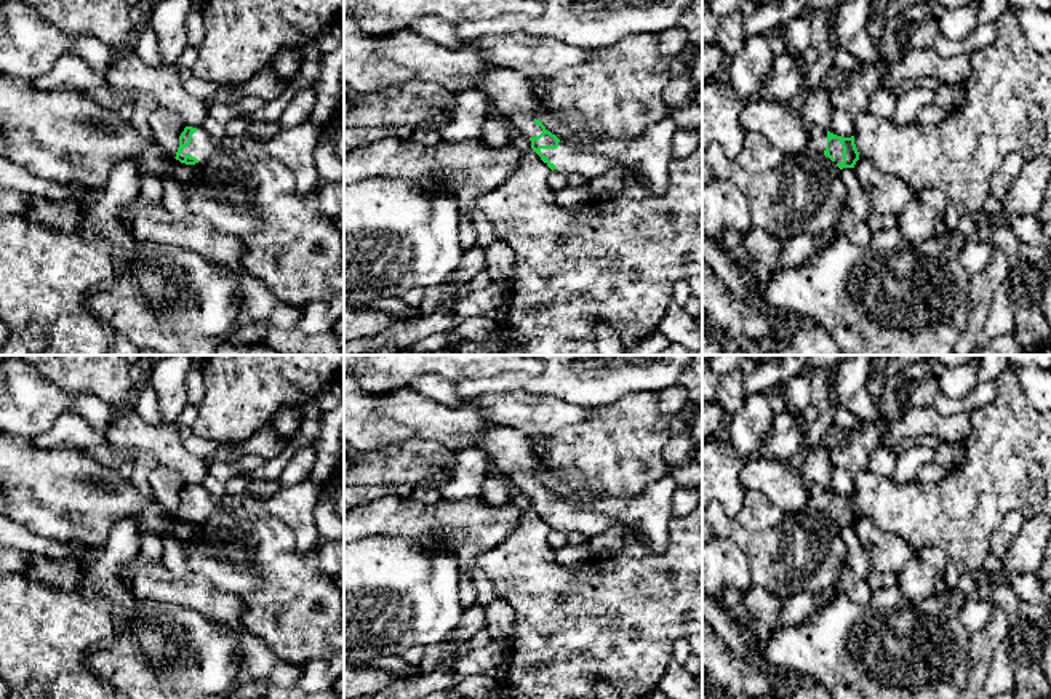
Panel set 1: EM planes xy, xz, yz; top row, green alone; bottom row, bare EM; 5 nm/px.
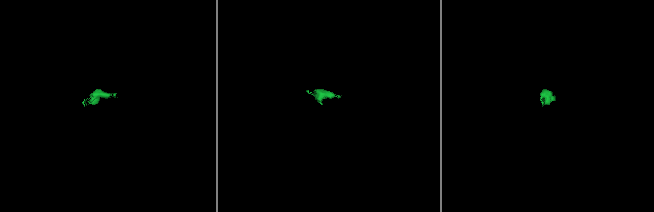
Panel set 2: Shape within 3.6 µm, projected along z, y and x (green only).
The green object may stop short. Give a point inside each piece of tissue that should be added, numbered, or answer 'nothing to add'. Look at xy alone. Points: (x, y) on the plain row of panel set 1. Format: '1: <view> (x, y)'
1: xy (295, 506)

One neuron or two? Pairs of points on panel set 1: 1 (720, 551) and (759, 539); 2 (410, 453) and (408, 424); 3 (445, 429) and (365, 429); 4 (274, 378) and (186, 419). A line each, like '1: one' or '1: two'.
1: two
2: two
3: one
4: two

